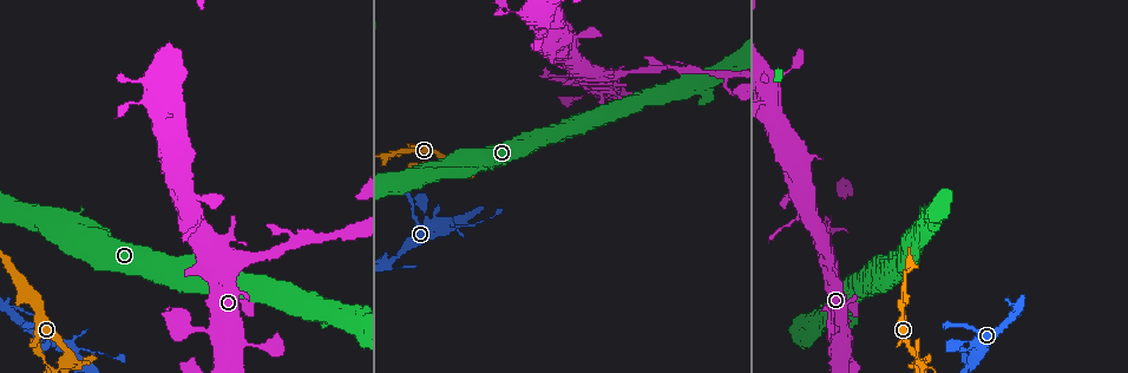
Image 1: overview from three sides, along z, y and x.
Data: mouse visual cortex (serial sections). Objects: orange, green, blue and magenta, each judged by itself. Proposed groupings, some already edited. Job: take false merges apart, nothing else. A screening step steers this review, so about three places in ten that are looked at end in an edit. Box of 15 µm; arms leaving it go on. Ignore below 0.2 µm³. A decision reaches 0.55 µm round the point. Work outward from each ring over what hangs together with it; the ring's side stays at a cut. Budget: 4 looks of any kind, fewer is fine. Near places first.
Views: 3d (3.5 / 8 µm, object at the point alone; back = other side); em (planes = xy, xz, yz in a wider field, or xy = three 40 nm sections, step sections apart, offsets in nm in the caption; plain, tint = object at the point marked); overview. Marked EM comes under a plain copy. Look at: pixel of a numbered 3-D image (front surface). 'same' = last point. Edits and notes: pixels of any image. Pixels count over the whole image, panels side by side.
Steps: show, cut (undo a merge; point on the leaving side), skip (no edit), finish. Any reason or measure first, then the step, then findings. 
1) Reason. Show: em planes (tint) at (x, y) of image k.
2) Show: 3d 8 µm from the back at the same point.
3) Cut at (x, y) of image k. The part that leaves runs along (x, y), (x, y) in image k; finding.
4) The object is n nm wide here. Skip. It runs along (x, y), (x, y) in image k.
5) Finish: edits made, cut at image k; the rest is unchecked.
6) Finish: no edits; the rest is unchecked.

Branch point. Show: 3d 3.5 µm from the back at (387, 265) of image 1.

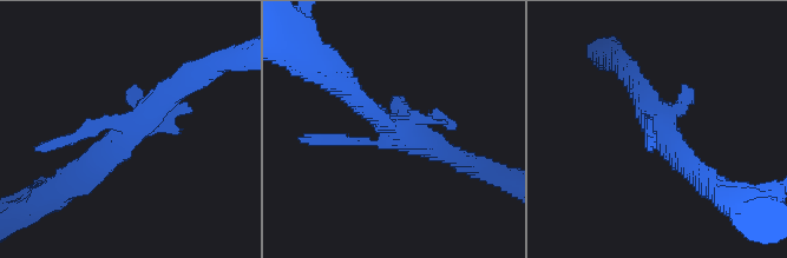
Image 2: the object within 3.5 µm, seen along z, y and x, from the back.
Show: em xy step 5 (tint) at (391, 131) of image 2.

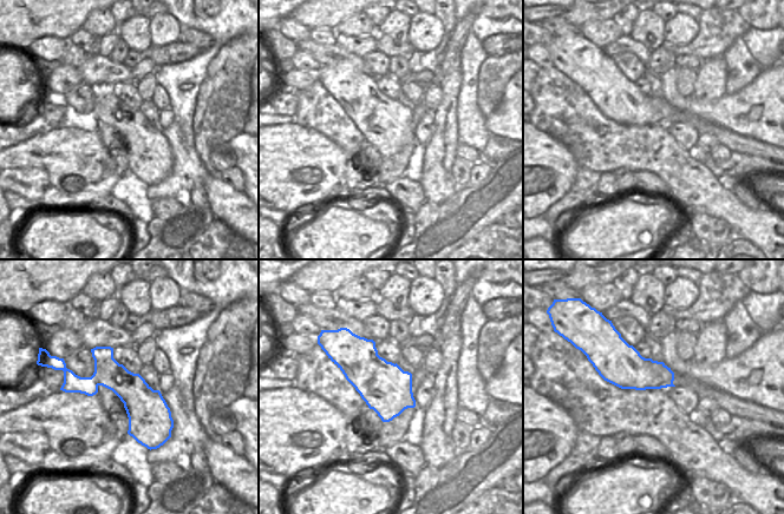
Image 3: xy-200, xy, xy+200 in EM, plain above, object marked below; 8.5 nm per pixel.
Skip. It runs along (78, 182), (168, 94), (168, 77) in image 2; all the same cell.

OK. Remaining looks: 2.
Sharp bend. Show: 3d 3.5 µm from the back at (70, 359) of image 1.

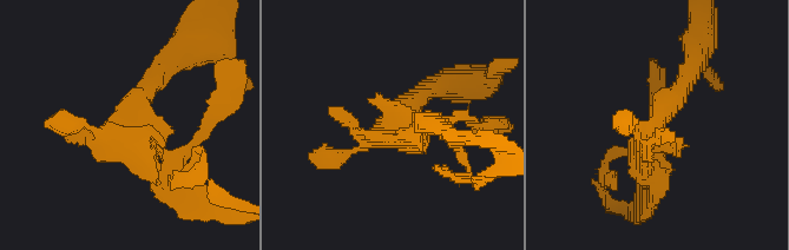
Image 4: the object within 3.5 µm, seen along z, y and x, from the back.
Now the EM. Show: em xy step 2 (tint) at (135, 121) of image 4.

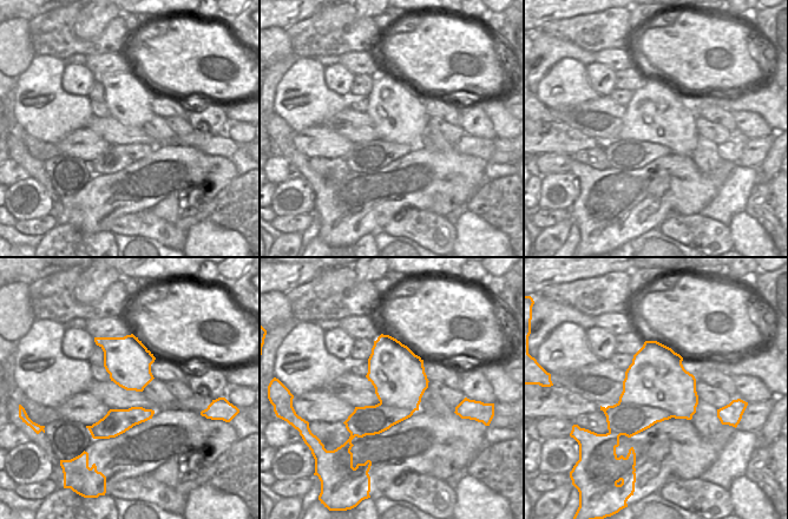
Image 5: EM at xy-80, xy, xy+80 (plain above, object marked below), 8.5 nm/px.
Cut at (657, 172) of image 4. The part that leaves runs along (140, 136), (177, 162), (217, 107) in image 4; a second cell is stuck on.

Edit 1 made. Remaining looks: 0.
Finish: edits made, cut at image 4; the rest is unchecked.

